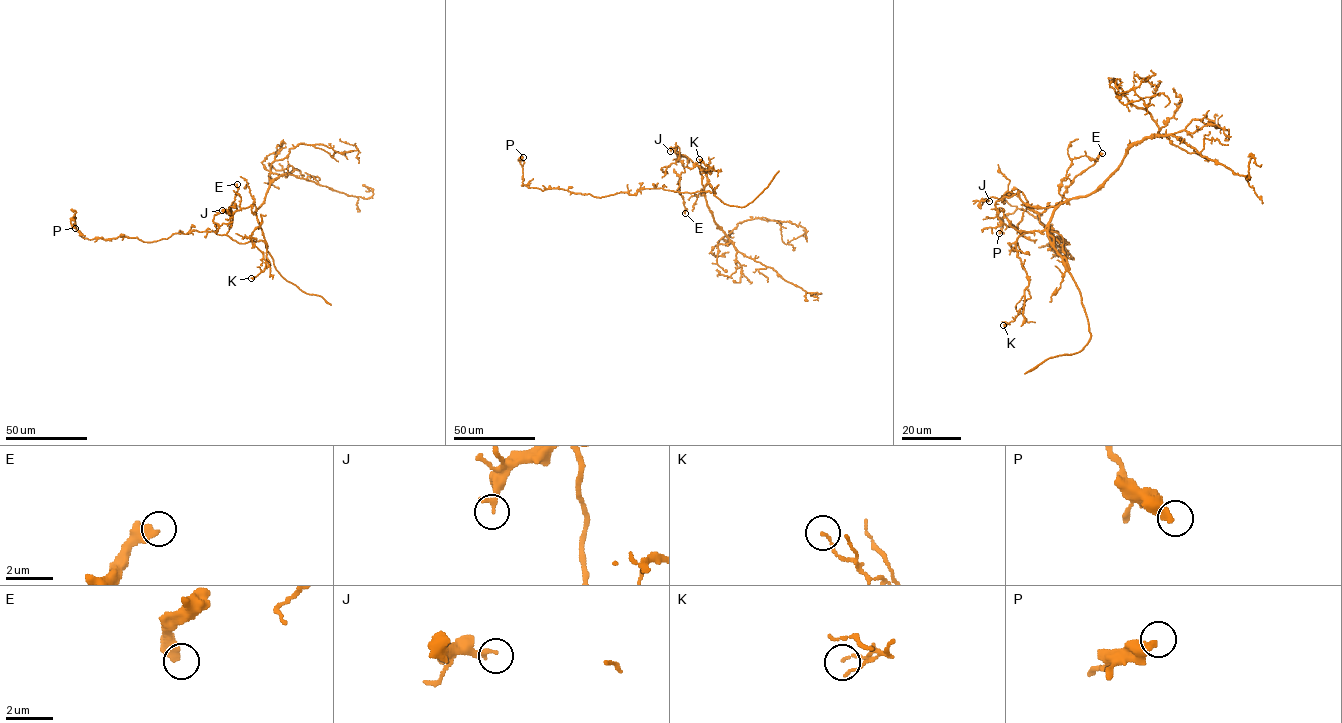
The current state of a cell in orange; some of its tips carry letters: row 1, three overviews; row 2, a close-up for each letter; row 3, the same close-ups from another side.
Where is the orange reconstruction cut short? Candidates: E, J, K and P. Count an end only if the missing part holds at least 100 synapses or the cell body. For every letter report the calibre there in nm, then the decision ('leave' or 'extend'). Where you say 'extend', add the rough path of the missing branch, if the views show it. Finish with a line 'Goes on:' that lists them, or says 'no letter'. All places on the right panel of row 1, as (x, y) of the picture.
E: 480 nm thick; leave
J: 220 nm thick; leave
K: 110 nm thick; leave
P: 400 nm thick; leave
Goes on: no letter

